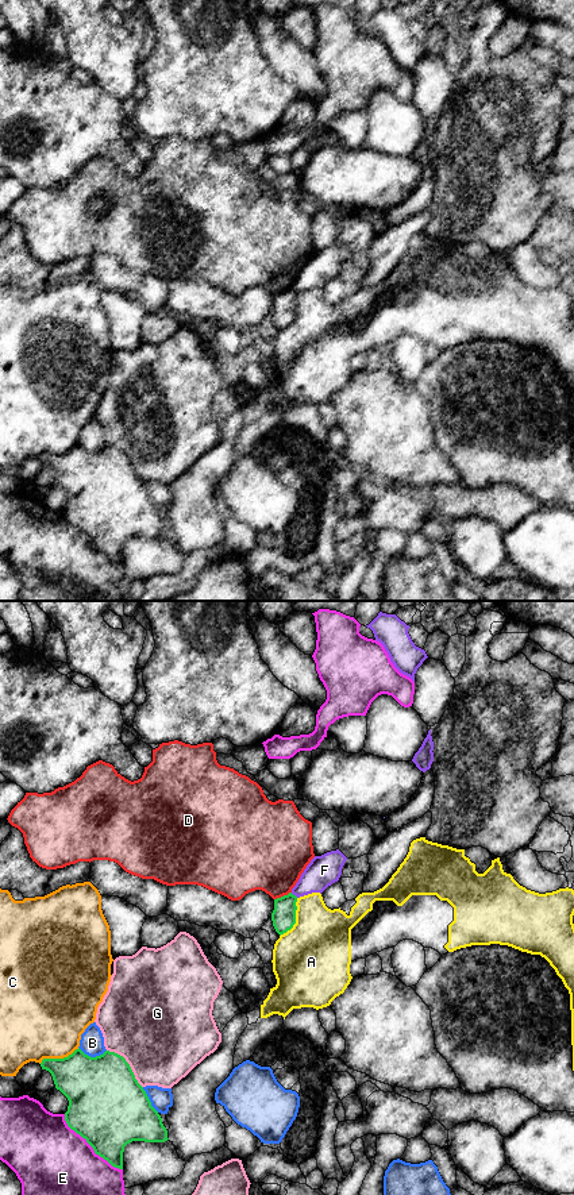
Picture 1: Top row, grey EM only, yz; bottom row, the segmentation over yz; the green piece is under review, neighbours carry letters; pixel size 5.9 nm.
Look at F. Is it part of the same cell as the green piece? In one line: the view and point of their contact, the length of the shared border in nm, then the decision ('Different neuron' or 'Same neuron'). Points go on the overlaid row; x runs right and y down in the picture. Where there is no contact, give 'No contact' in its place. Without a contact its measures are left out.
Touches green at yz (295, 895). Shared border 50 nm. Different neuron

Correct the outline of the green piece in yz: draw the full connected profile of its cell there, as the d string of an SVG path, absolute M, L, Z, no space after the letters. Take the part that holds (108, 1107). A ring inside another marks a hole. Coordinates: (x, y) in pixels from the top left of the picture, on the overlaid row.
M80 1048L63 1059L43 1059L42 1069L51 1073L55 1088L69 1100L65 1121L112 1167L123 1169L124 1146L132 1141L165 1142L167 1130L158 1111L126 1059L115 1052L90 1057Z

